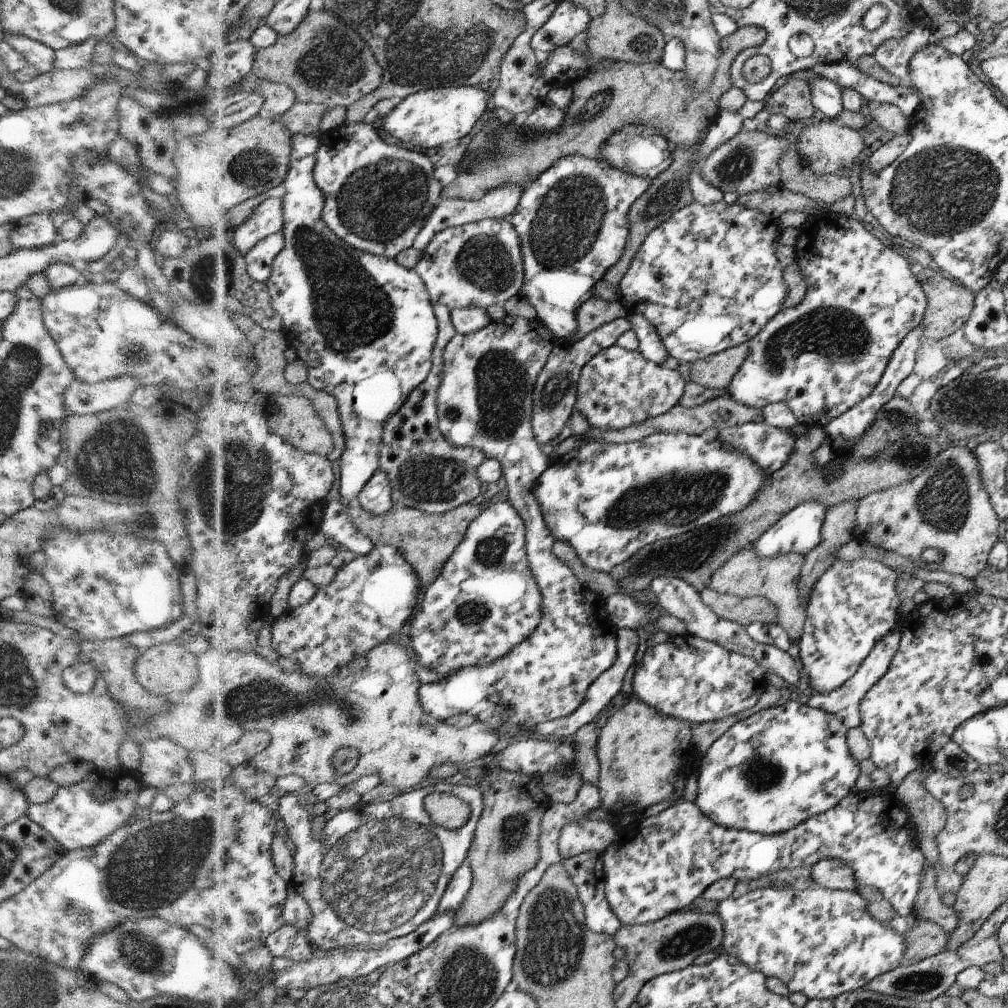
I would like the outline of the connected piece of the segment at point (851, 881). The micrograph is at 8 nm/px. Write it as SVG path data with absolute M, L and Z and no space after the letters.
M822 859L811 866L815 886L823 889L854 891L857 886L851 866L838 859Z

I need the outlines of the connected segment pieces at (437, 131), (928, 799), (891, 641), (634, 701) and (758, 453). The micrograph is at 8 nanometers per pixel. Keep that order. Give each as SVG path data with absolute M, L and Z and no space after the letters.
M474 85L428 89L410 95L388 114L385 130L416 148L428 150L456 144L462 140L478 118L487 112L488 91Z
M931 765L918 766L897 788L896 798L906 806L915 825L919 848L930 866L940 863L935 836L945 827L945 806L924 787L923 780L932 772Z
M893 630L886 634L884 638L881 638L881 640L874 645L872 652L864 661L862 661L860 668L854 673L852 678L849 678L844 685L838 689L834 689L828 694L814 694L806 704L810 707L824 709L825 711L829 711L830 714L837 715L837 717L845 723L847 728L858 727L861 721L859 709L860 701L867 693L867 690L871 689L872 686L886 674L889 664L892 662L892 659L898 650L900 639L900 630Z
M634 694L630 699L625 701L625 704L614 711L614 714L611 718L606 718L601 722L601 729L598 730L599 737L597 742L597 757L599 758L599 784L597 787L599 788L599 795L601 796L602 807L611 812L615 817L621 817L627 814L633 814L635 817L642 817L643 814L646 814L646 810L650 810L650 806L658 806L658 802L666 802L666 800L670 800L672 802L671 806L676 804L681 800L680 798L686 798L686 782L690 782L690 768L686 770L686 766L688 766L688 758L690 758L691 754L682 754L682 752L688 752L690 748L690 726L686 724L686 721L681 721L680 719L674 719L670 717L666 720L665 715L662 715L660 711L657 711L654 707L648 706L642 700L636 698Z
M766 422L721 427L717 438L723 447L734 447L752 457L768 474L780 469L796 446L796 438L789 434L789 430Z

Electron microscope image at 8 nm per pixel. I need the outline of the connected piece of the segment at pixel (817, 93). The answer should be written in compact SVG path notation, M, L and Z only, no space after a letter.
M818 75L809 83L811 86L811 103L818 113L823 112L826 120L837 118L843 110L842 88L829 78Z

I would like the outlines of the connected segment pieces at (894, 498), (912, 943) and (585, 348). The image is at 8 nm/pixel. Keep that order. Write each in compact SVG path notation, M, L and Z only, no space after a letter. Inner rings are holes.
M947 447L937 454L936 460L911 481L904 481L898 486L885 491L875 492L862 498L856 509L857 530L854 537L864 545L884 548L888 552L896 552L908 556L916 566L925 569L938 569L963 575L972 580L984 569L987 569L988 558L998 540L1000 519L993 509L992 499L981 477L977 464L977 455L968 447ZM924 550L938 550L942 554L936 564L922 560Z
M920 918L904 936L909 940L909 948L902 964L910 965L917 963L925 955L946 950L949 939L947 932L937 922Z
M620 317L599 329L587 334L584 338L574 342L557 342L553 352L550 353L548 364L537 376L536 388L533 390L534 410L532 425L536 440L539 446L554 440L564 424L567 424L568 412L573 414L574 404L576 404L576 382L581 378L580 370L594 358L594 356L612 346L617 342L618 337L632 328L630 319Z

